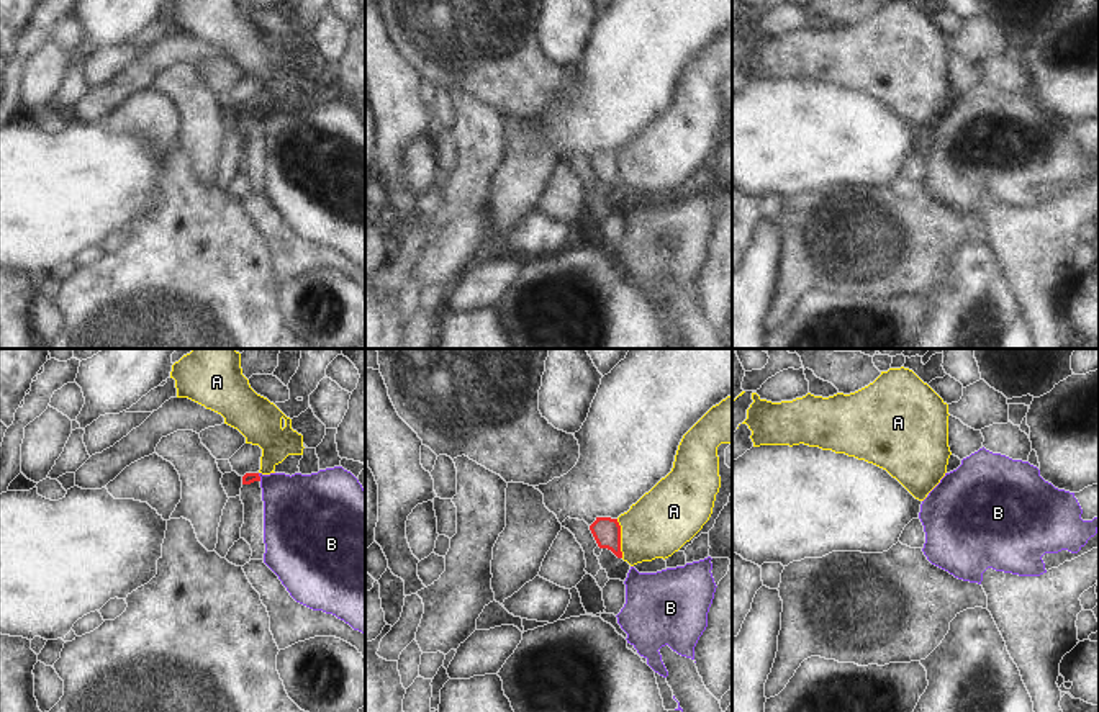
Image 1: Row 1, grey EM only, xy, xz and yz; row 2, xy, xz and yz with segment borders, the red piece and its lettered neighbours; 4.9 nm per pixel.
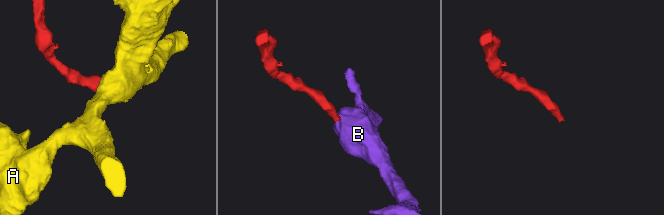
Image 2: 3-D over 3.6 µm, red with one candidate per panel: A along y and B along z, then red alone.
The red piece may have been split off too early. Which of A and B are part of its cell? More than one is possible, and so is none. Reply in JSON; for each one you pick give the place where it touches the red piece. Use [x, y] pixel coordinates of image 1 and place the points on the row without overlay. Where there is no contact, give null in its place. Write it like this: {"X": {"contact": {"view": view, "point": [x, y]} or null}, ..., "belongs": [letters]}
{"belongs": []}

